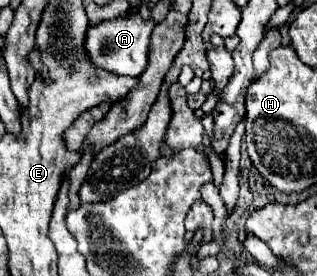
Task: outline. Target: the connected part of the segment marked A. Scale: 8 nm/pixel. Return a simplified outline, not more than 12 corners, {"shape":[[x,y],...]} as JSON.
{"shape":[[114,18],[86,34],[90,60],[108,72],[146,68],[154,20]]}

